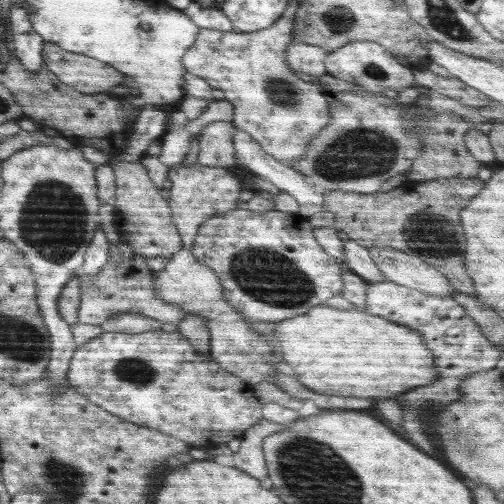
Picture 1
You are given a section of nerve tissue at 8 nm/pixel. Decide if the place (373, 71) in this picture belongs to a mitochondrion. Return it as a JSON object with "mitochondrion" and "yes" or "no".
{"mitochondrion":"yes"}

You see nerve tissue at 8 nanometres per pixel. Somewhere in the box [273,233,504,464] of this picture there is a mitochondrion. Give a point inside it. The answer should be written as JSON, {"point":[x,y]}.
{"point":[470,434]}

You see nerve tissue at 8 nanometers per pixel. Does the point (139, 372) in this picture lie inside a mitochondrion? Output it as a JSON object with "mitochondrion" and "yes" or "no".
{"mitochondrion":"yes"}

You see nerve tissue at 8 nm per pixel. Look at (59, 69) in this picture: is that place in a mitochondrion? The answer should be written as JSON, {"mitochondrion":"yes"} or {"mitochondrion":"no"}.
{"mitochondrion":"no"}

